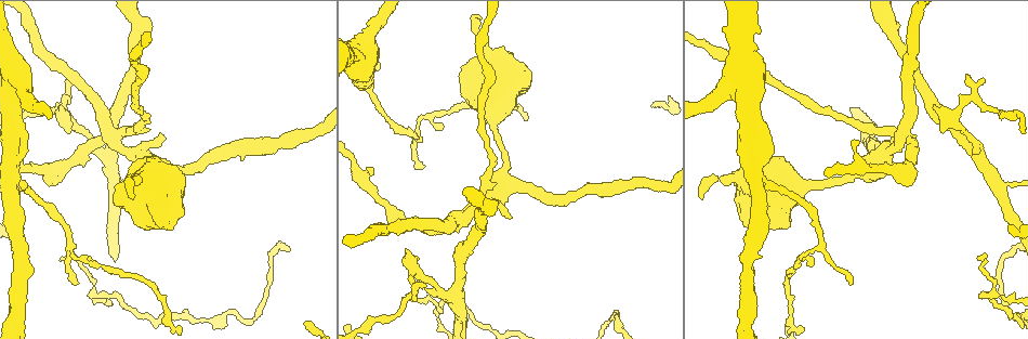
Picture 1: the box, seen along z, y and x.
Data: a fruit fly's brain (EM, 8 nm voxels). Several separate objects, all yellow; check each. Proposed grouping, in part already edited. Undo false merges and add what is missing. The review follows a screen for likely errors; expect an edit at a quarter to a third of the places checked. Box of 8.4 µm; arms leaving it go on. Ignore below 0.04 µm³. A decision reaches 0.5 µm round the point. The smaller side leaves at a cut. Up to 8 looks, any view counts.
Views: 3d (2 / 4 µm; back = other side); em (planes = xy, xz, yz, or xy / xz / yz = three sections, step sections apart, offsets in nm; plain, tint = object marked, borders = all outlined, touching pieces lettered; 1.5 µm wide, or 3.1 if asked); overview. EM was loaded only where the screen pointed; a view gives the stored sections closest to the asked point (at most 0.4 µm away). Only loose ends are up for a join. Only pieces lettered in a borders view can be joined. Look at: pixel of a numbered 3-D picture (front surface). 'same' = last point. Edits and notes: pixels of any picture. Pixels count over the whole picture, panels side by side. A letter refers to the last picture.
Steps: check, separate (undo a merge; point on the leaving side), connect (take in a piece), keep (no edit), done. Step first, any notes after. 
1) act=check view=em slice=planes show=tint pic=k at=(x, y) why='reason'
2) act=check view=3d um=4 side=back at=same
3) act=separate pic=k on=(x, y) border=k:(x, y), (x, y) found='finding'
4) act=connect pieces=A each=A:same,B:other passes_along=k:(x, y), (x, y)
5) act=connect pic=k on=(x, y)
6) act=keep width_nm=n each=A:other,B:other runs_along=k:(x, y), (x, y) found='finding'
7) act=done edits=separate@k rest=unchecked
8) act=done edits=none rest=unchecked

act=check view=3d um=4 pic=1 at=(787, 228) why='stops while still wide'

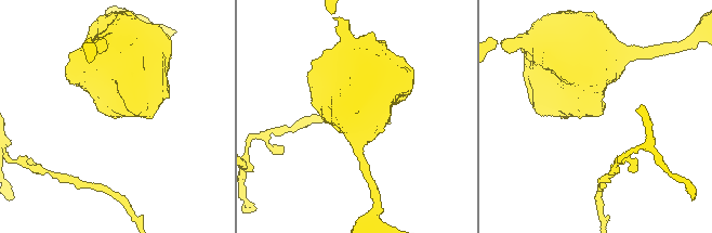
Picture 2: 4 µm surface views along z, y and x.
act=check view=em slice=planes show=borders pic=2 at=(599, 113)

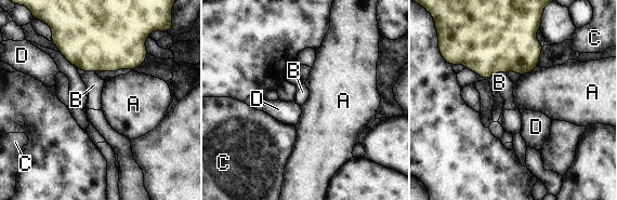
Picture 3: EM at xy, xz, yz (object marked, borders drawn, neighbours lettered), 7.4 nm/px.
act=keep each=A:other,B:other,C:other,D:other border=3:(537, 66), (521, 76) found='none of them fits'

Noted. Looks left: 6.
act=check view=3d um=4 pic=1 at=(114, 139) why='narrows sharply'

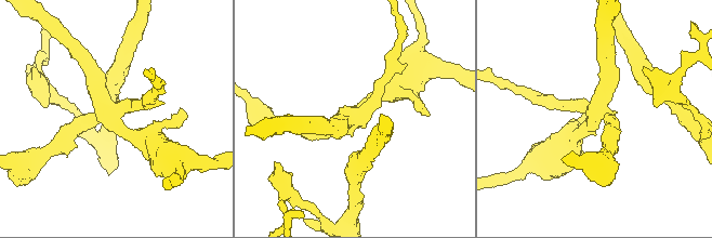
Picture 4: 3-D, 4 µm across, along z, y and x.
act=check view=em slice=planes show=tint pic=4 at=(355, 113) arms=4

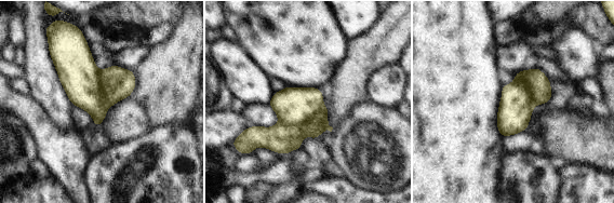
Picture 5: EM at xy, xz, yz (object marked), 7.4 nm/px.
act=check view=em slice=planes show=borders at=same why='see the neighbours'

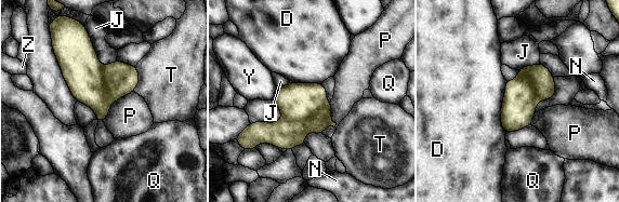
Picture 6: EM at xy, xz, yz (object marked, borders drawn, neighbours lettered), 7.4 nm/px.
act=separate pic=6 on=(120, 79) each=D:other,J:other,N:other,P:other,Q:other,T:other,Y:other,Z:other part_leaving=6:(328, 104), (301, 130), (253, 126) found='two neurons meet here'

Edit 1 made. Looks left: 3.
act=check view=3d um=2 pic=1 at=(971, 79) why='free end'

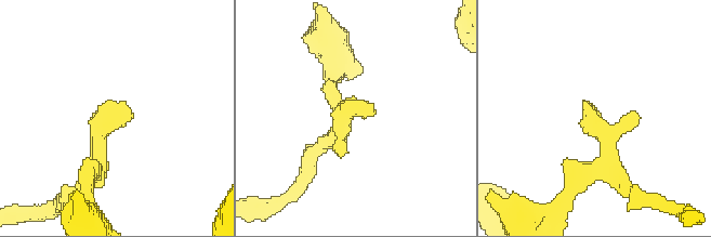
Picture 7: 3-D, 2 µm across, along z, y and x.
act=check view=em slice=xz step=8 show=tint pic=7 at=(126, 112) why='need the tissue'

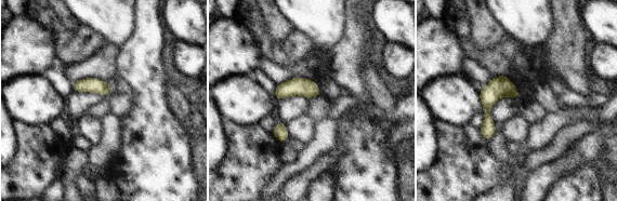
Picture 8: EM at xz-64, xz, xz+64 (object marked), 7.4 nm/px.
act=check view=em slice=planes show=borders at=same

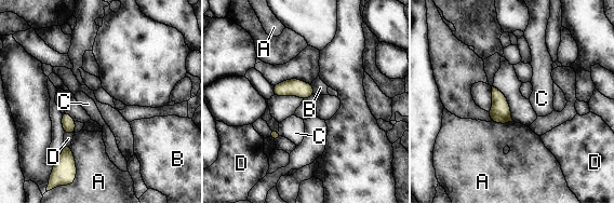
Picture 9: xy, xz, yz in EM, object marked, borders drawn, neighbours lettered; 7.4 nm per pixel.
act=keep longest_contact=A:180nm each=A:other,B:other,C:other,D:other found='no lettered piece goes on from it'

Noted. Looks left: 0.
act=done edits=separate@6 rest=unchecked

